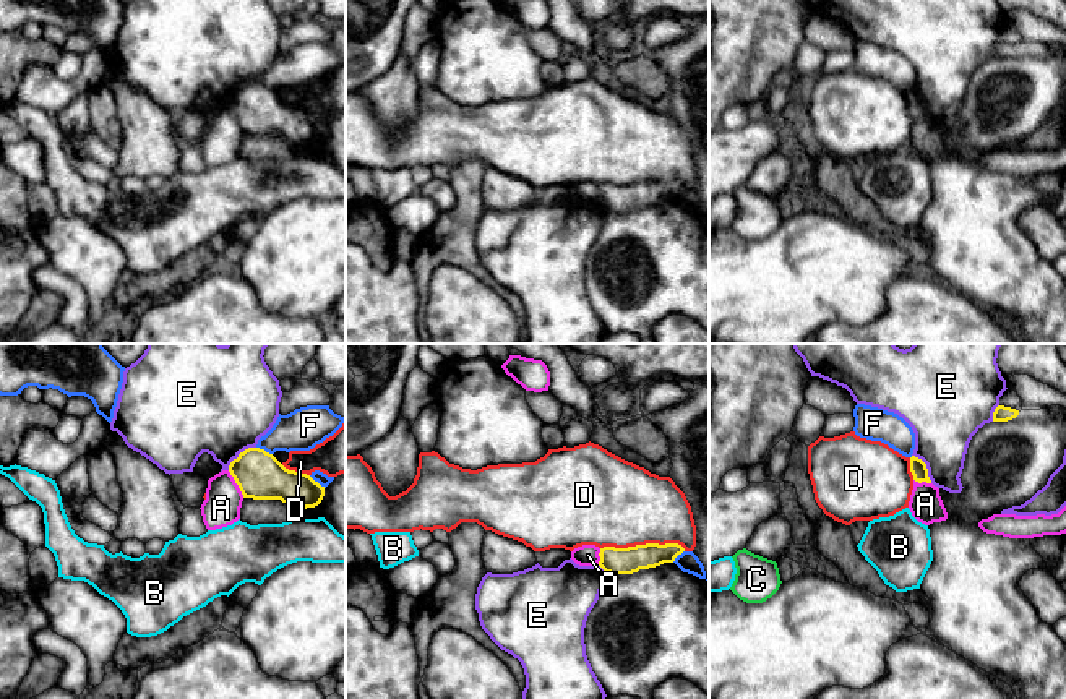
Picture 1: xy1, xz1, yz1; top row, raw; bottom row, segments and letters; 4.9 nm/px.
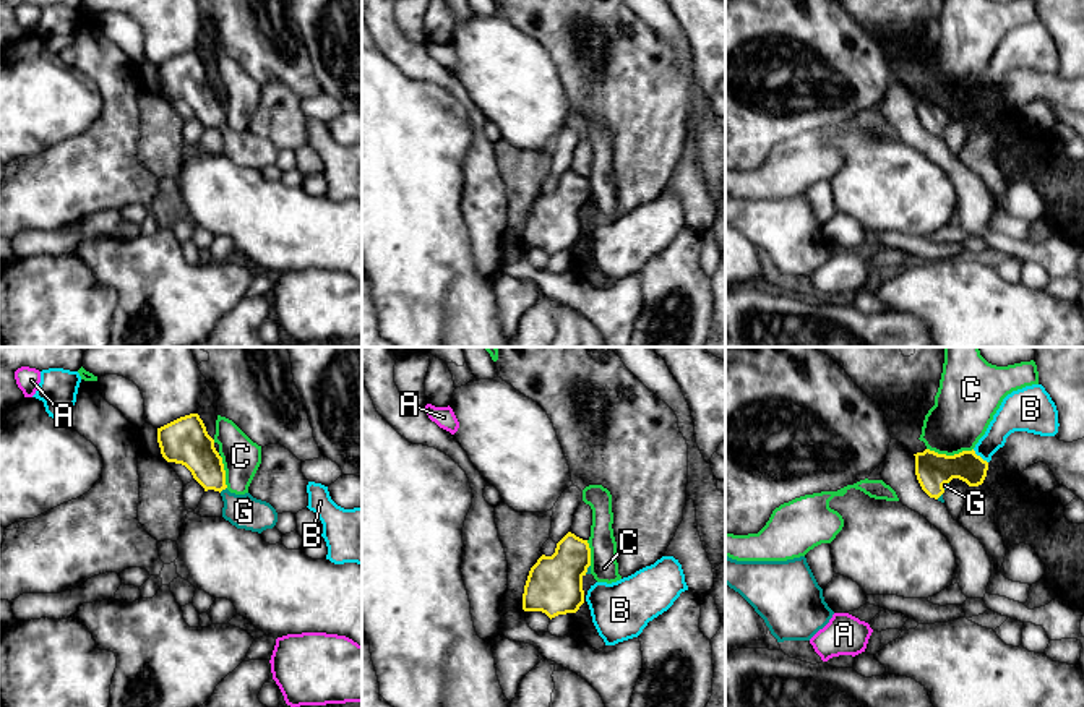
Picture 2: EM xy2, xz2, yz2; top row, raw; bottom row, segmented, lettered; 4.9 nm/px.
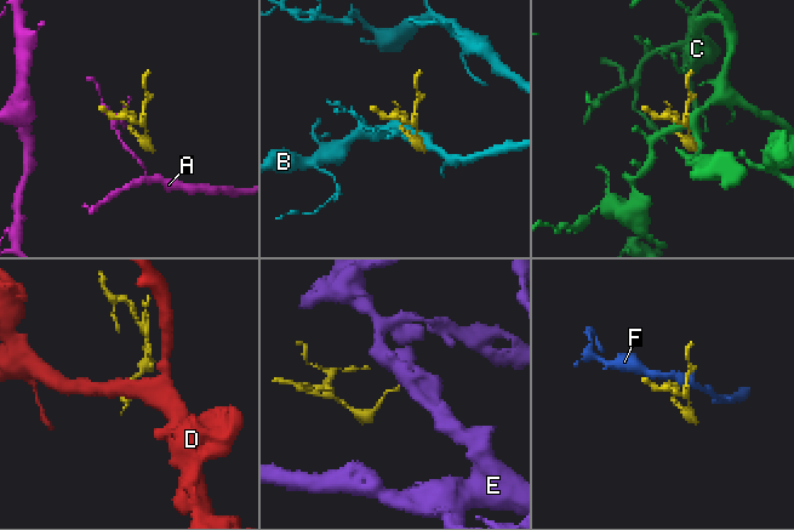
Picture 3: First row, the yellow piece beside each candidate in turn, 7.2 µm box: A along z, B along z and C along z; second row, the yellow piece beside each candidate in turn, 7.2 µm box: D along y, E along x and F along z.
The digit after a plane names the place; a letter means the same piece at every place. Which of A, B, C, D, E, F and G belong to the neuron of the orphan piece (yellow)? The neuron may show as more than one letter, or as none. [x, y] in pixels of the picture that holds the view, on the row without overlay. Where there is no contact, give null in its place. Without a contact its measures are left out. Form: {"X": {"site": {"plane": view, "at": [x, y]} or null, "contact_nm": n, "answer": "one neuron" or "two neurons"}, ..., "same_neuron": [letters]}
{"A": {"site": {"plane": "xy1", "at": [236, 119]}, "contact_nm": 160, "answer": "two neurons"}, "B": {"site": {"plane": "yz2", "at": [979, 93]}, "contact_nm": 100, "answer": "two neurons"}, "C": {"site": {"plane": "yz2", "at": [950, 93]}, "contact_nm": 240, "answer": "two neurons"}, "D": {"site": {"plane": "xz1", "at": [643, 182]}, "contact_nm": 420, "answer": "two neurons"}, "E": {"site": {"plane": "xy1", "at": [239, 91]}, "contact_nm": 180, "answer": "two neurons"}, "F": {"site": {"plane": "xy1", "at": [263, 86]}, "contact_nm": 90, "answer": "two neurons"}, "G": {"site": {"plane": "xy2", "at": [223, 125]}, "contact_nm": 50, "answer": "one neuron"}, "same_neuron": ["G"]}

